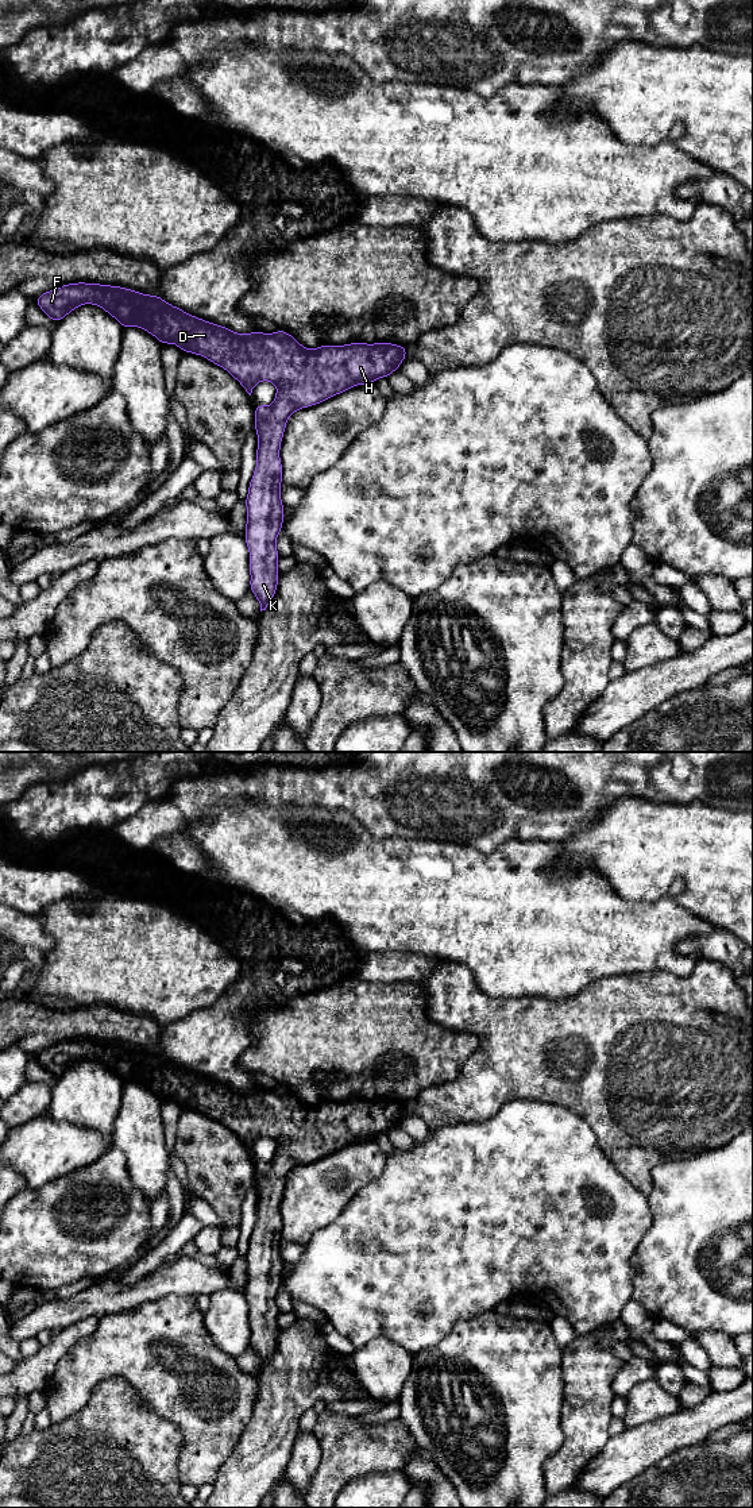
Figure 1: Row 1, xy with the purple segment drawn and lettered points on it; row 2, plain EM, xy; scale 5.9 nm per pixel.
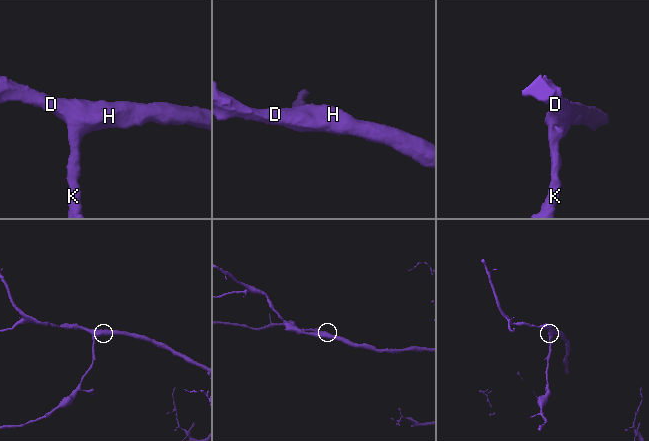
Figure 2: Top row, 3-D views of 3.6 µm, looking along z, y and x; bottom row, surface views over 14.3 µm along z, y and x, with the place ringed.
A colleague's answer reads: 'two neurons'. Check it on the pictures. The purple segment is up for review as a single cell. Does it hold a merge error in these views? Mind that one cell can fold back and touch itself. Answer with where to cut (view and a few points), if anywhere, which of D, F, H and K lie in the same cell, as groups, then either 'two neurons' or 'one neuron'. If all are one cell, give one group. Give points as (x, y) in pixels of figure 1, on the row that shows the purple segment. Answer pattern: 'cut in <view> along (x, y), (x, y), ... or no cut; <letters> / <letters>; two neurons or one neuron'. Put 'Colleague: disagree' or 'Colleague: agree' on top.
Colleague: disagree
no cut; D F H K; one neuron

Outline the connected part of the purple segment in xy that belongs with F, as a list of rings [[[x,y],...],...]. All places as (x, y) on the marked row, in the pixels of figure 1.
[[[67,284],[34,300],[54,323],[80,305],[97,305],[123,328],[139,327],[162,344],[174,343],[184,352],[205,356],[238,379],[250,396],[260,381],[270,381],[278,387],[271,405],[255,404],[256,468],[244,501],[250,590],[256,595],[260,612],[266,610],[279,576],[275,540],[285,513],[279,450],[289,416],[350,387],[387,378],[399,369],[409,350],[393,343],[324,344],[309,350],[282,329],[274,333],[235,333],[170,305],[158,294],[112,285]]]

